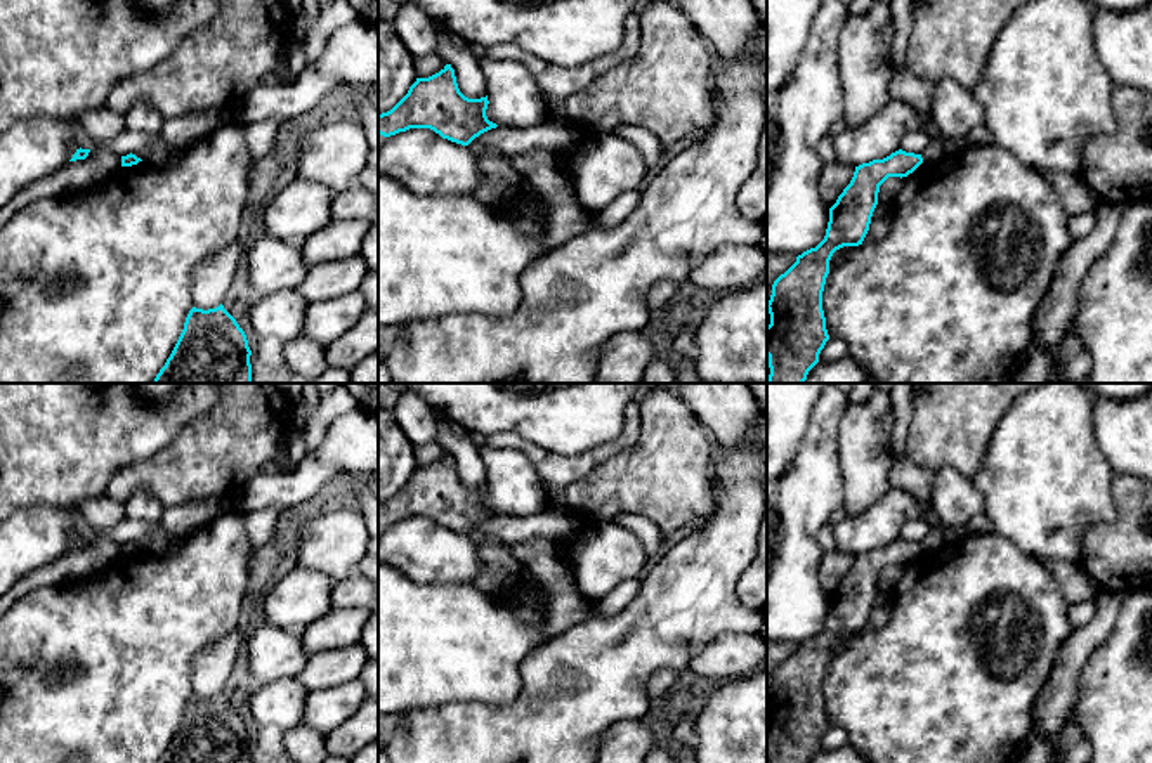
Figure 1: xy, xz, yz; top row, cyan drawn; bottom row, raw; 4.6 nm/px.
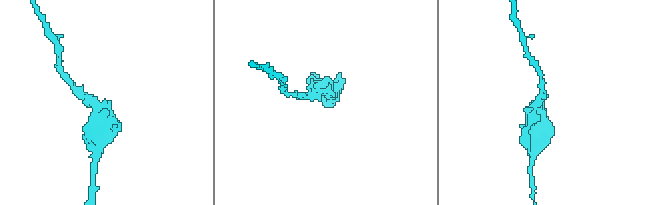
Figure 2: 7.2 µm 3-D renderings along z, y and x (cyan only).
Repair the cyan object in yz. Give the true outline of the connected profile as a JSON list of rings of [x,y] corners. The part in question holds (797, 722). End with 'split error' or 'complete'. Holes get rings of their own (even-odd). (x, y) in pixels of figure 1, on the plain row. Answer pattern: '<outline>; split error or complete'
[[[902,538],[883,548],[855,555],[850,572],[829,597],[824,628],[802,643],[772,673],[767,690],[767,746],[770,763],[808,763],[829,728],[822,699],[822,680],[833,642],[862,633],[880,574],[888,565],[907,565],[923,551],[921,543]]]; complete

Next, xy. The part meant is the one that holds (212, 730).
[[[222,692],[208,699],[193,695],[170,746],[158,763],[252,763],[250,744],[245,720]]]; complete

